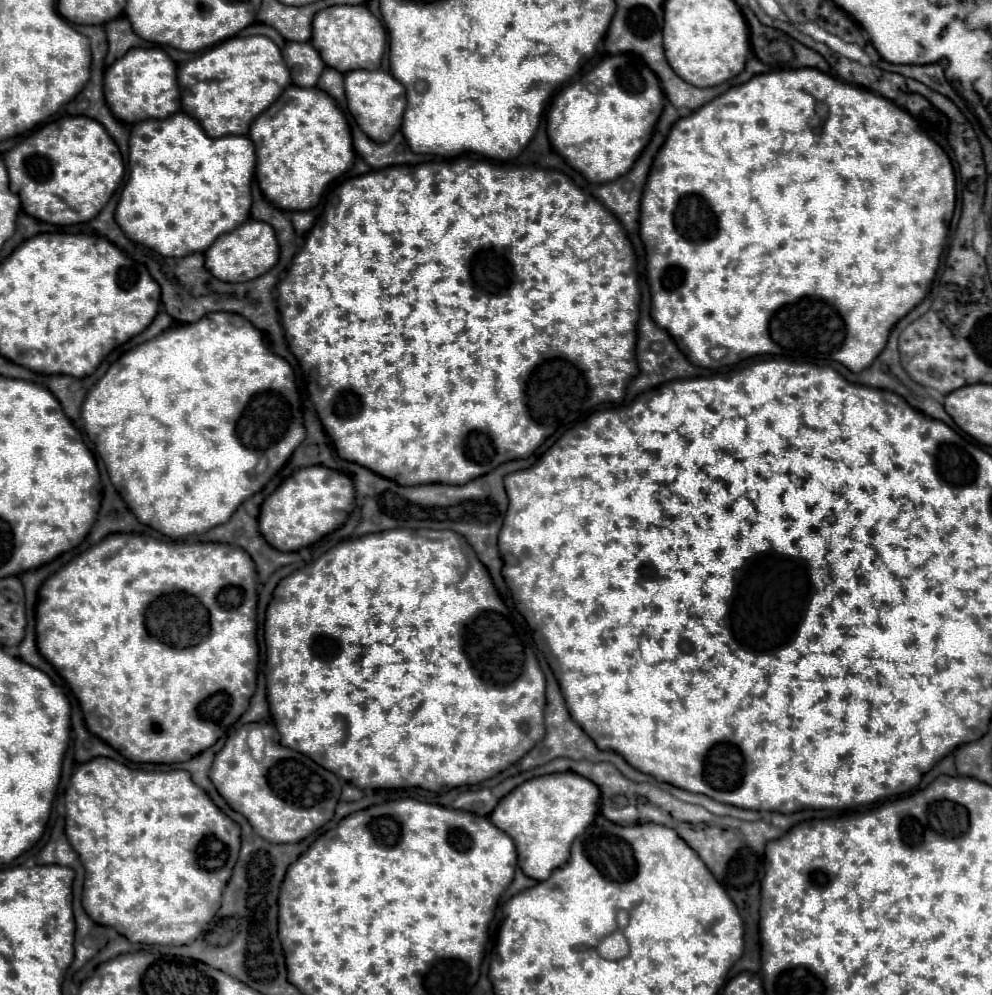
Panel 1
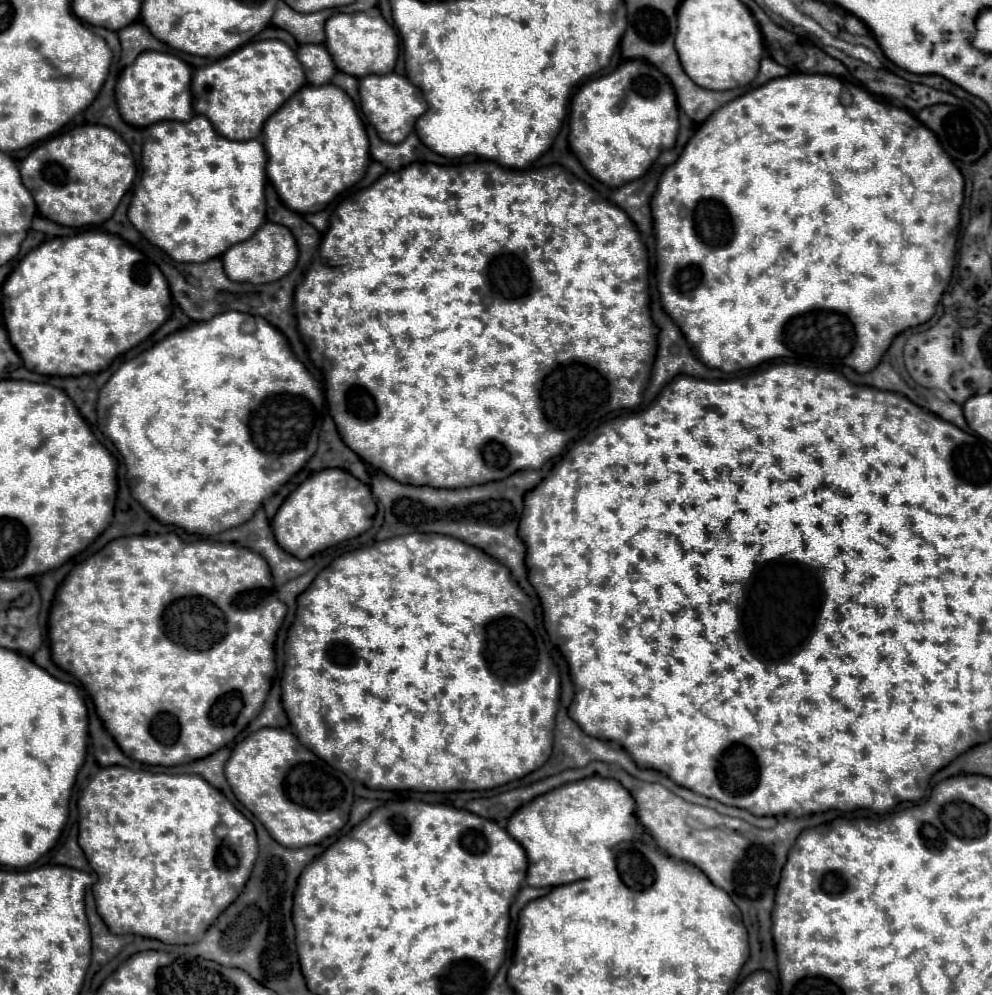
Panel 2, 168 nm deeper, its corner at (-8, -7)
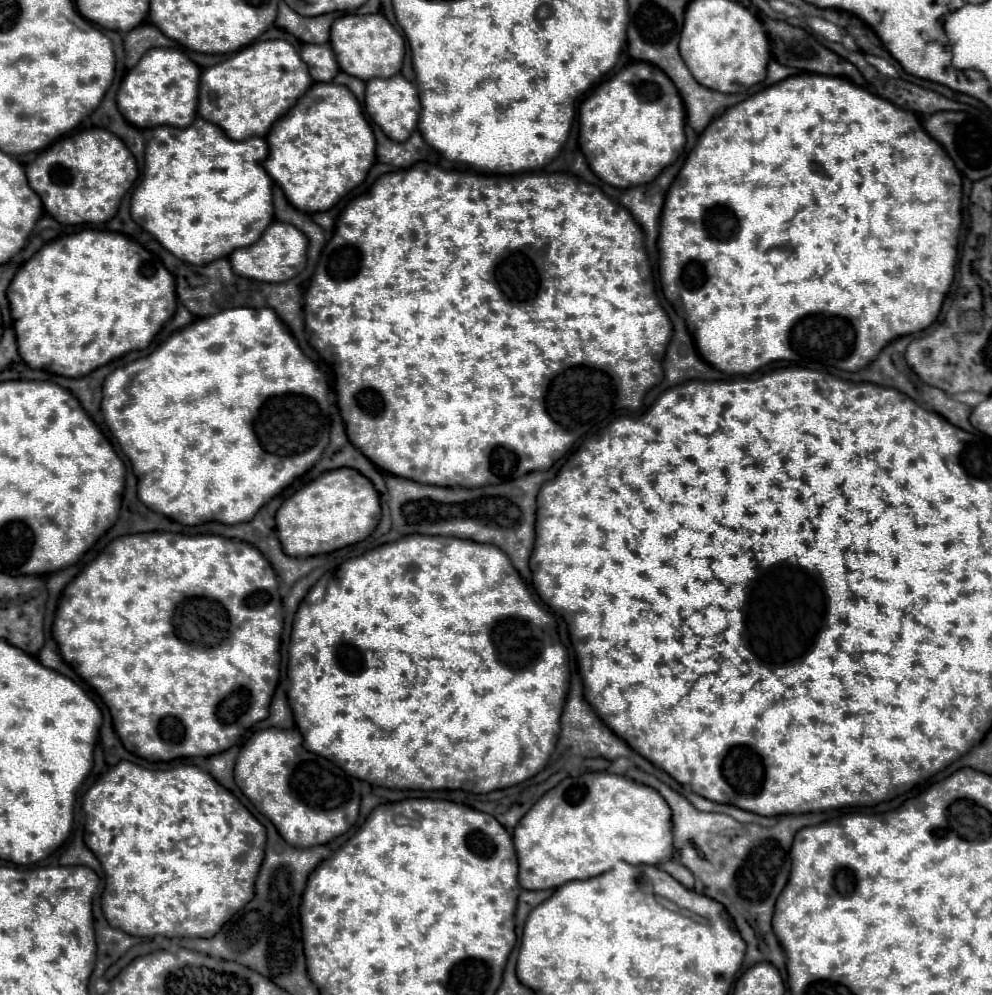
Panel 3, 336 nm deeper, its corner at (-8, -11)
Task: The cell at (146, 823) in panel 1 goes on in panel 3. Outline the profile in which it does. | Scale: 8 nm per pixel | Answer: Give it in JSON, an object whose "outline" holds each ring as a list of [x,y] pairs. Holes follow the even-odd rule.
{"outline":[[[120,761],[88,789],[82,807],[88,815],[84,841],[106,873],[102,911],[112,927],[138,937],[214,937],[254,897],[254,881],[264,859],[266,829],[208,771],[196,765],[152,771]]]}

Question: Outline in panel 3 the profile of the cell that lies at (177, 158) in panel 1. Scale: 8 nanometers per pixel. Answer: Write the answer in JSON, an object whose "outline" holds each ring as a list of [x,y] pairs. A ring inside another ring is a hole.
{"outline":[[[202,117],[184,129],[156,127],[146,145],[144,177],[132,195],[132,219],[152,233],[164,249],[186,263],[206,265],[214,259],[228,257],[234,249],[256,243],[274,219],[272,179],[262,167],[266,155],[266,139],[250,137],[246,141],[232,141],[218,125]]]}

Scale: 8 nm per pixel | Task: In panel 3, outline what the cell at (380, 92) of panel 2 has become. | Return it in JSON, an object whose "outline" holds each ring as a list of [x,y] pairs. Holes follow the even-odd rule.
{"outline":[[[394,75],[388,79],[370,79],[366,85],[366,113],[374,123],[382,127],[382,131],[390,139],[406,141],[416,131],[420,119],[420,97],[416,85],[402,75]]]}

